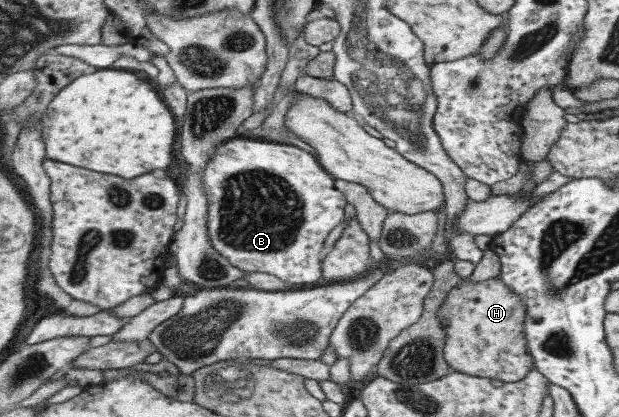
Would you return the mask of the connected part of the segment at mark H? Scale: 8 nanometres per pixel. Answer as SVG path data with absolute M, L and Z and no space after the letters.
M468 277L459 280L442 304L440 318L446 326L447 363L453 370L469 375L517 382L533 367L523 326L527 306L499 278L473 284Z

